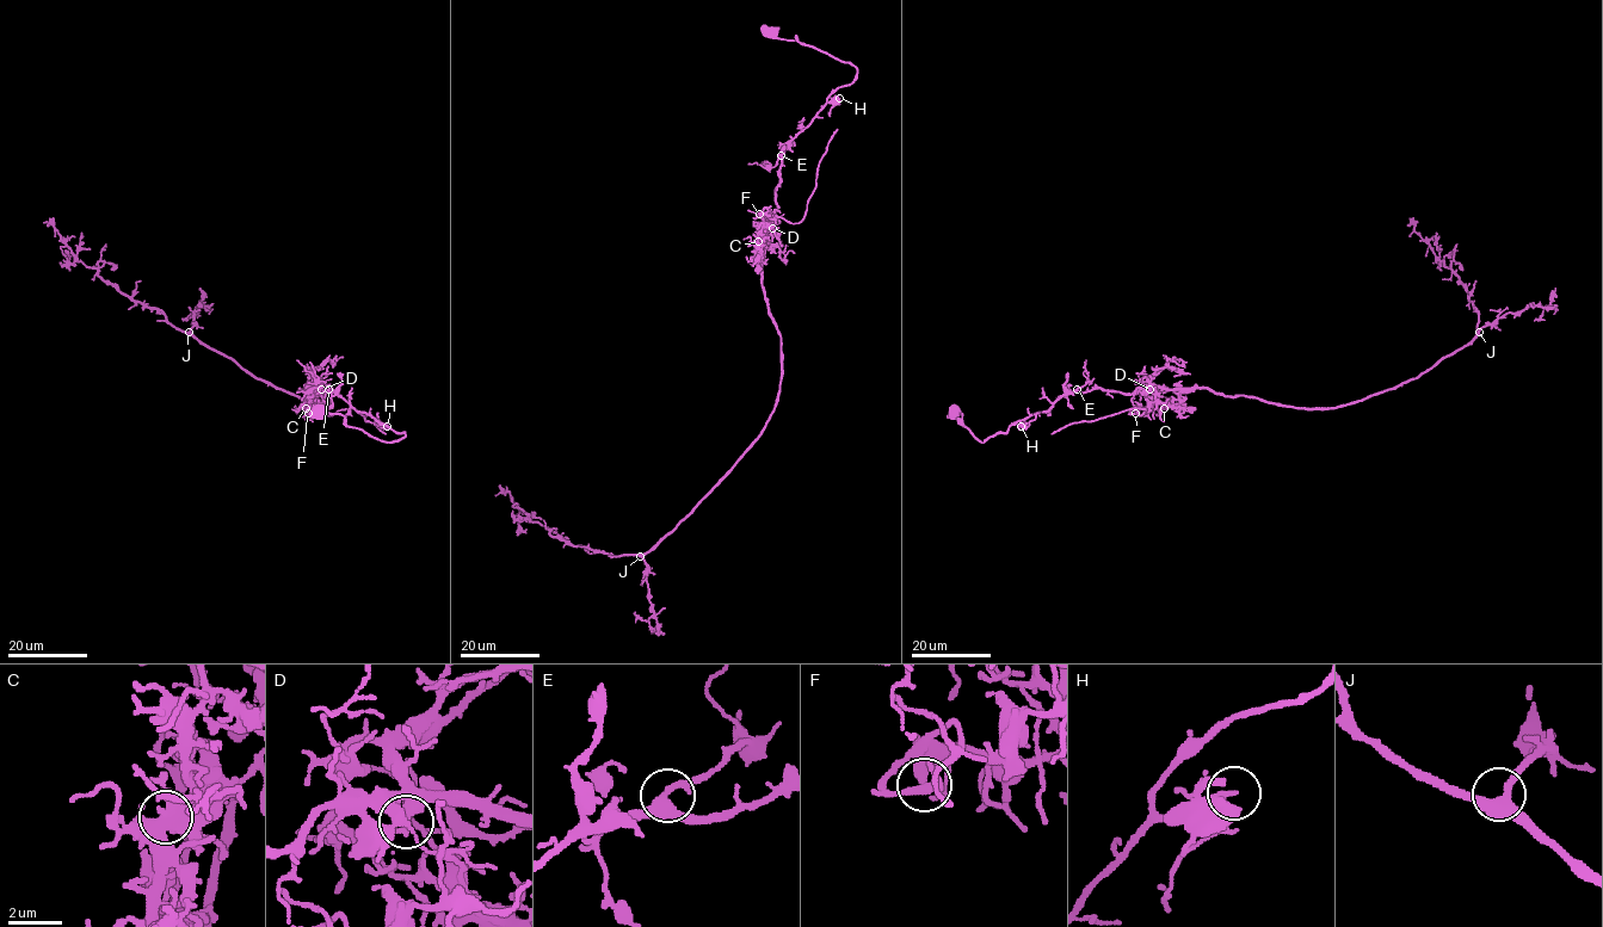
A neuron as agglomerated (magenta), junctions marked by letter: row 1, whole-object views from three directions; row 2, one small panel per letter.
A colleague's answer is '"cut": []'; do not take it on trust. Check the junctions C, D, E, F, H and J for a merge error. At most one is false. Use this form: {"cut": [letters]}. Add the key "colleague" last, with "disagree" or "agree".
{"cut": ["D"], "colleague": "disagree"}

